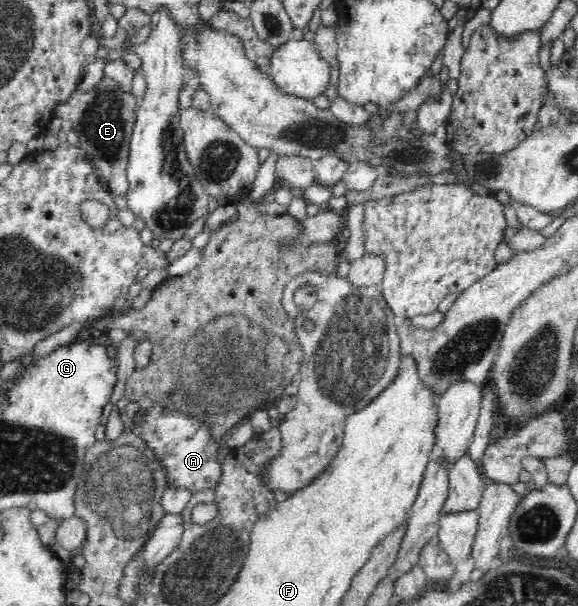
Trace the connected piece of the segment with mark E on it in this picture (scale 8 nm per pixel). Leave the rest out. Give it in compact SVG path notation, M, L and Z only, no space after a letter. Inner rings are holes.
M102 78L89 92L81 89L74 91L65 101L58 103L53 112L57 118L72 122L73 131L79 137L78 144L92 154L92 160L102 174L102 182L116 196L126 197L130 190L127 177L128 142L133 133L136 110L136 97L132 93L126 94L119 89L116 81Z

